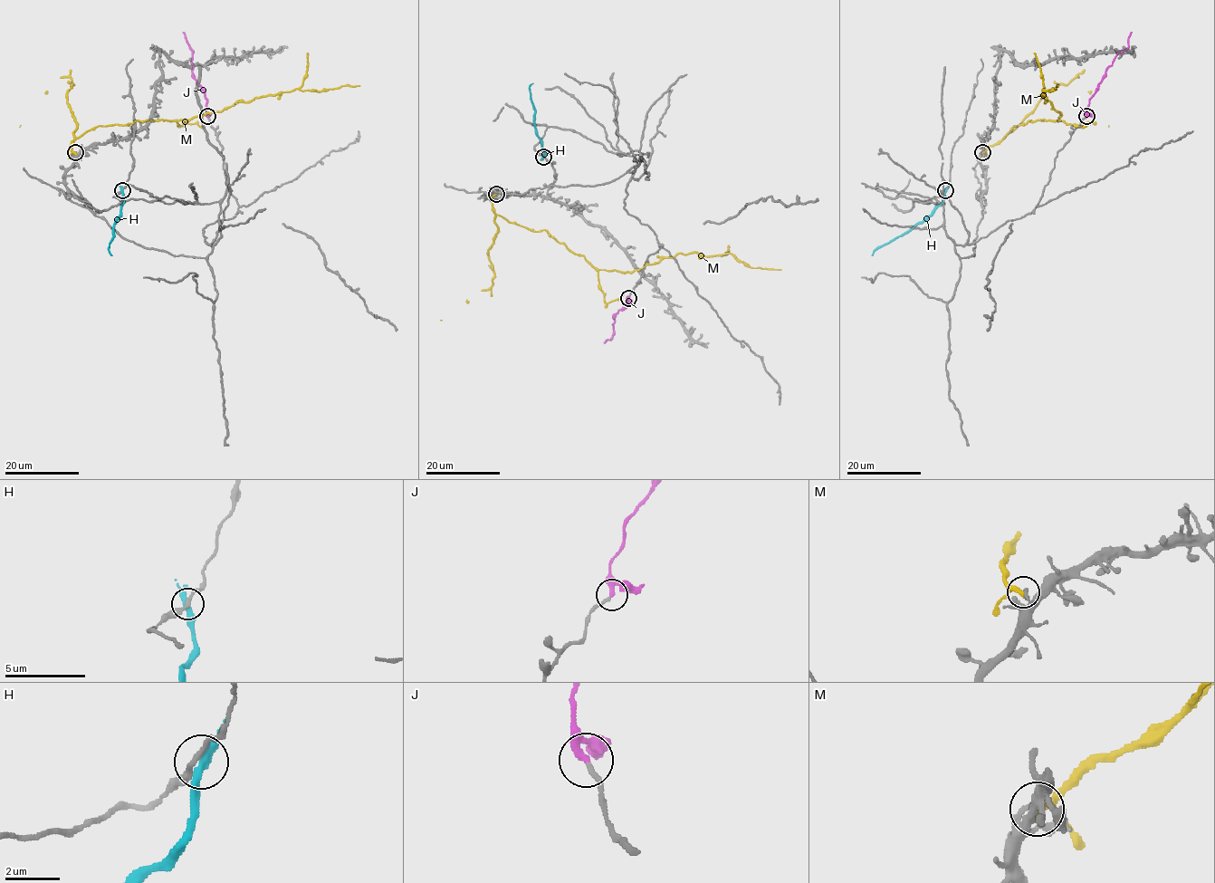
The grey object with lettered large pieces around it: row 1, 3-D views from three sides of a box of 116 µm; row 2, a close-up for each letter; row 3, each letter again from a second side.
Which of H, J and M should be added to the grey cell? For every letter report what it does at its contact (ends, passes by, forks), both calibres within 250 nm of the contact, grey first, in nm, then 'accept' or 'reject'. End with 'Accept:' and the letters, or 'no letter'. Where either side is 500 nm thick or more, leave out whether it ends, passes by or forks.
H: it passes by | 190/320 nm | reject
J: it passes by | 170/240 nm | accept
M: it ends | 220/360 nm | reject
Accept: J

